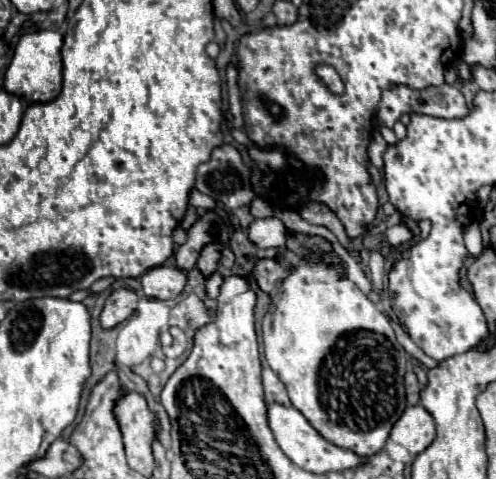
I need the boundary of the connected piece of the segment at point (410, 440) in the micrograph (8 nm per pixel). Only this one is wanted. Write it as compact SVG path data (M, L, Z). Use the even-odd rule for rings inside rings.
M421 405L407 407L399 421L393 425L391 439L403 445L411 453L411 457L417 457L435 439L433 417Z

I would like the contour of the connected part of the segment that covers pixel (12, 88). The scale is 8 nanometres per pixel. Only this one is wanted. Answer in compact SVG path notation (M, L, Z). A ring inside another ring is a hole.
M35 31L25 33L17 47L13 61L5 73L5 91L11 95L17 95L19 99L31 103L49 103L53 101L61 91L61 45L63 35L59 31Z

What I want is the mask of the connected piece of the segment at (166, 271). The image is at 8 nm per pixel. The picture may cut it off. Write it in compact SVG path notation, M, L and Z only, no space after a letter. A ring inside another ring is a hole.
M161 265L161 267L149 269L141 277L141 283L147 299L169 301L183 291L187 283L187 275L183 271L177 271L177 267L173 265Z

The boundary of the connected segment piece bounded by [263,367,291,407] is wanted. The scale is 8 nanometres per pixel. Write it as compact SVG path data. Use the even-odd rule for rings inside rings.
M269 367L263 369L263 387L265 387L265 399L267 401L281 403L285 407L291 405L289 397L287 397L287 391L285 391L285 385L281 383L281 379Z

